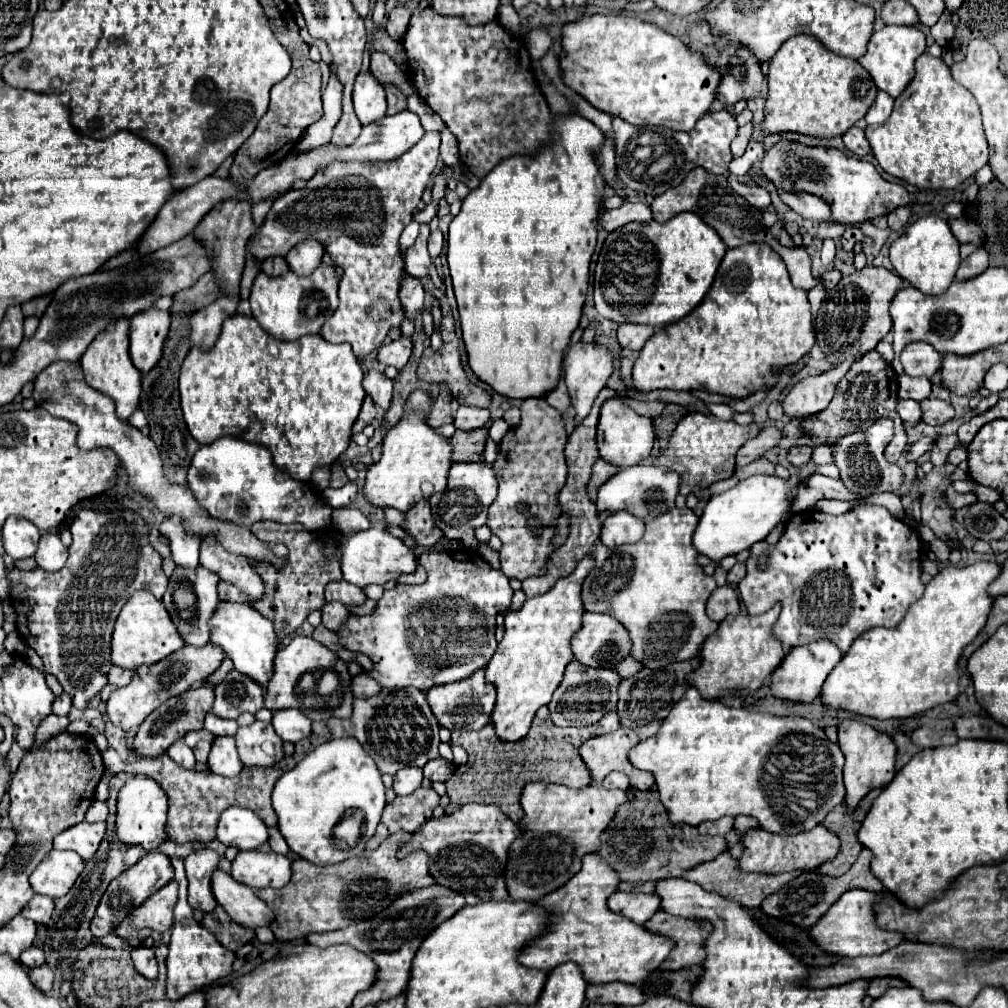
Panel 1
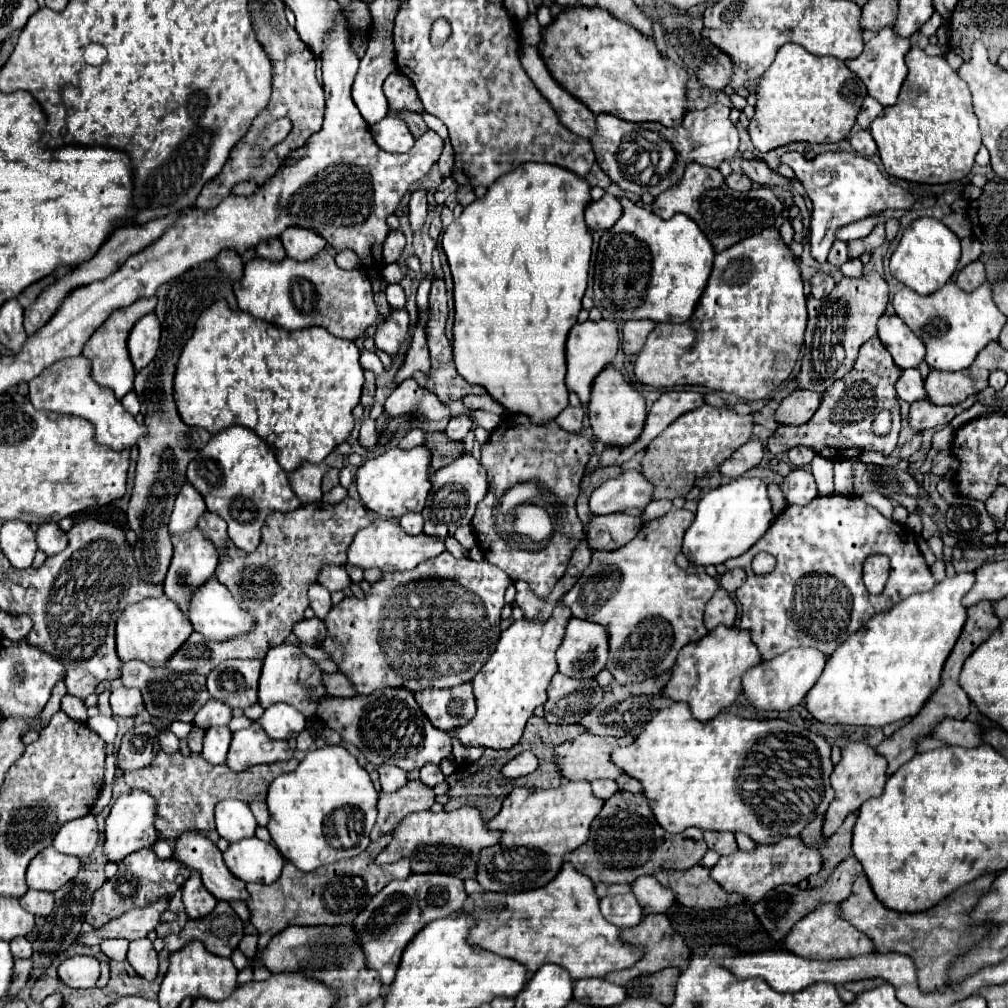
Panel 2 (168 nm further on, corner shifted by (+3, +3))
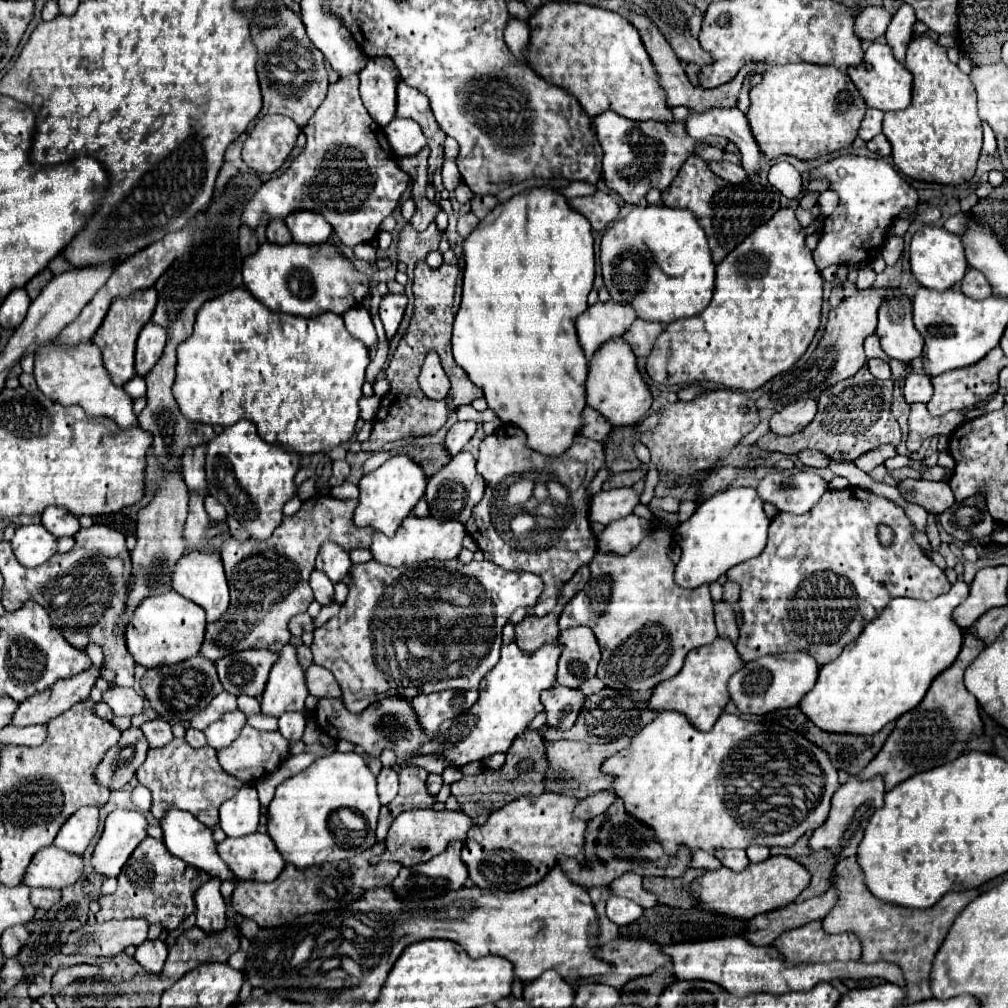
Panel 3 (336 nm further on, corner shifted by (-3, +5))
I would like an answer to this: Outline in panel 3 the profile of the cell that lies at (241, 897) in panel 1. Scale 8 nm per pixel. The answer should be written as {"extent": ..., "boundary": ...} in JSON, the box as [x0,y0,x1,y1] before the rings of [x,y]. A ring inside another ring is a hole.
{"extent":[159,807,235,881],"boundary":[[[171,807],[171,809],[165,811],[165,815],[159,823],[161,823],[161,829],[163,829],[163,843],[169,849],[169,853],[173,853],[175,857],[183,859],[185,863],[209,873],[211,877],[217,877],[221,881],[227,881],[227,879],[235,881],[235,875],[227,869],[227,865],[219,859],[219,853],[215,851],[215,841],[213,841],[211,829],[205,827],[201,821],[197,821],[191,813]]]}

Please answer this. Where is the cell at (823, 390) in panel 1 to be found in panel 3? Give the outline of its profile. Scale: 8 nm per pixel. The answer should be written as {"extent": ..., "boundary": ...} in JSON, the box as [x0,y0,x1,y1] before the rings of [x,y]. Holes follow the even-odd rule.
{"extent":[771,399,817,435],"boundary":[[[815,399],[795,401],[771,417],[771,431],[779,433],[779,435],[797,433],[811,423],[815,413],[817,413],[817,401]]]}

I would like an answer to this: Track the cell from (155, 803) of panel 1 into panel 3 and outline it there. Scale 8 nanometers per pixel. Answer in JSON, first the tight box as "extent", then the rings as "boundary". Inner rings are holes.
{"extent":[91,809,147,877],"boundary":[[[115,809],[113,813],[107,815],[105,819],[105,829],[101,839],[95,845],[95,851],[91,855],[91,865],[99,875],[103,877],[117,877],[125,865],[125,861],[131,857],[133,849],[147,837],[147,819],[139,811],[129,811],[129,809]]]}

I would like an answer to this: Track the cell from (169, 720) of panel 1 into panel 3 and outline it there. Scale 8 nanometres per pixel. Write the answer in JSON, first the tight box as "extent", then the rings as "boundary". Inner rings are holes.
{"extent":[95,727,149,791],"boundary":[[[129,727],[121,733],[117,745],[105,753],[99,769],[95,769],[95,781],[99,781],[99,785],[107,787],[109,791],[123,789],[123,785],[127,785],[135,771],[143,765],[147,751],[149,743],[143,731],[139,727]]]}

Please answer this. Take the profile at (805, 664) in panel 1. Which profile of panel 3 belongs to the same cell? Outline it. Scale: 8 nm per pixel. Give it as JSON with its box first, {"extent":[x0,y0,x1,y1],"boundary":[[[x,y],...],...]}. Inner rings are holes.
{"extent":[729,653,819,715],"boundary":[[[781,653],[759,657],[751,663],[745,663],[731,679],[729,679],[729,697],[737,705],[741,713],[749,715],[765,715],[779,709],[797,707],[803,695],[815,685],[819,665],[815,659],[807,657],[807,653]]]}

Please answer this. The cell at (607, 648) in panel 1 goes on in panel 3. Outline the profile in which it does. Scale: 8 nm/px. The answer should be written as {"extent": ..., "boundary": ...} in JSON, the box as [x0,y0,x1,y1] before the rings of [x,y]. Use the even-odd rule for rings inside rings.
{"extent":[557,627,601,687],"boundary":[[[573,627],[559,633],[557,645],[563,645],[559,657],[557,683],[565,687],[579,687],[583,681],[595,677],[601,649],[589,627]]]}

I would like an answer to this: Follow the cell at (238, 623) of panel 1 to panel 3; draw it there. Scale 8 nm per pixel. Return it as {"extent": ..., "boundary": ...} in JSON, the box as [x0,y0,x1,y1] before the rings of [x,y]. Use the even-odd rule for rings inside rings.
{"extent":[171,551,229,623],"boundary":[[[217,551],[215,553],[185,553],[179,559],[179,565],[175,565],[175,573],[171,575],[171,585],[179,595],[195,601],[207,611],[207,623],[217,621],[229,607],[229,585],[227,585],[223,563]]]}

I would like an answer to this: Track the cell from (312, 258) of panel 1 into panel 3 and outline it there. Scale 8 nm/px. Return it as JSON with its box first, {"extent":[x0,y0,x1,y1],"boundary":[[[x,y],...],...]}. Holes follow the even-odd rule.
{"extent":[285,209,331,245],"boundary":[[[299,209],[295,213],[289,213],[289,217],[285,219],[293,241],[303,243],[303,245],[317,245],[329,239],[331,235],[331,225],[327,225],[325,217],[315,213],[315,211],[307,211],[307,209]]]}

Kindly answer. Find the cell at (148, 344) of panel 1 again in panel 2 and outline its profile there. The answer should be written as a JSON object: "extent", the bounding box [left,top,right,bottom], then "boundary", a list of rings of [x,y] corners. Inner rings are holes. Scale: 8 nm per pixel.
{"extent":[127,313,161,371],"boundary":[[[153,313],[143,315],[133,325],[127,347],[129,347],[133,367],[137,371],[143,369],[155,357],[159,349],[159,337],[161,337],[161,325],[157,323],[157,317]]]}

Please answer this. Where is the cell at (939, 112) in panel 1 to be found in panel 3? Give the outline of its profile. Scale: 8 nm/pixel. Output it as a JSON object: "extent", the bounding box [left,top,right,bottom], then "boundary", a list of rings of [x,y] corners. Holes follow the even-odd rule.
{"extent":[883,35,983,185],"boundary":[[[929,35],[913,37],[905,67],[913,75],[913,101],[903,111],[887,111],[883,119],[883,135],[893,145],[893,161],[907,177],[943,185],[963,185],[975,175],[983,145],[975,89],[969,75],[951,63],[947,49]]]}

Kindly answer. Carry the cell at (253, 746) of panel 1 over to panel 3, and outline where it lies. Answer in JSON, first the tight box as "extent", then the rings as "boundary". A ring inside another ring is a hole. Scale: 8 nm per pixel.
{"extent":[217,725,289,783],"boundary":[[[245,725],[239,733],[239,737],[227,747],[227,749],[219,749],[217,757],[219,757],[219,765],[223,765],[225,773],[231,773],[235,777],[239,777],[239,781],[249,783],[255,781],[267,773],[273,773],[287,757],[289,757],[289,743],[285,741],[285,737],[279,731],[259,731],[251,725]]]}

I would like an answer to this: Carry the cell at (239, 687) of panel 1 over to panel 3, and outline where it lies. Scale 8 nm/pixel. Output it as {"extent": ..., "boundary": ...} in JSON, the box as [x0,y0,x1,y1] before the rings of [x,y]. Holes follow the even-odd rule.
{"extent":[217,649,277,697],"boundary":[[[247,649],[243,653],[233,653],[219,659],[217,673],[225,691],[233,695],[245,693],[251,697],[259,697],[267,685],[269,671],[277,659],[277,653],[271,653],[267,649]]]}

